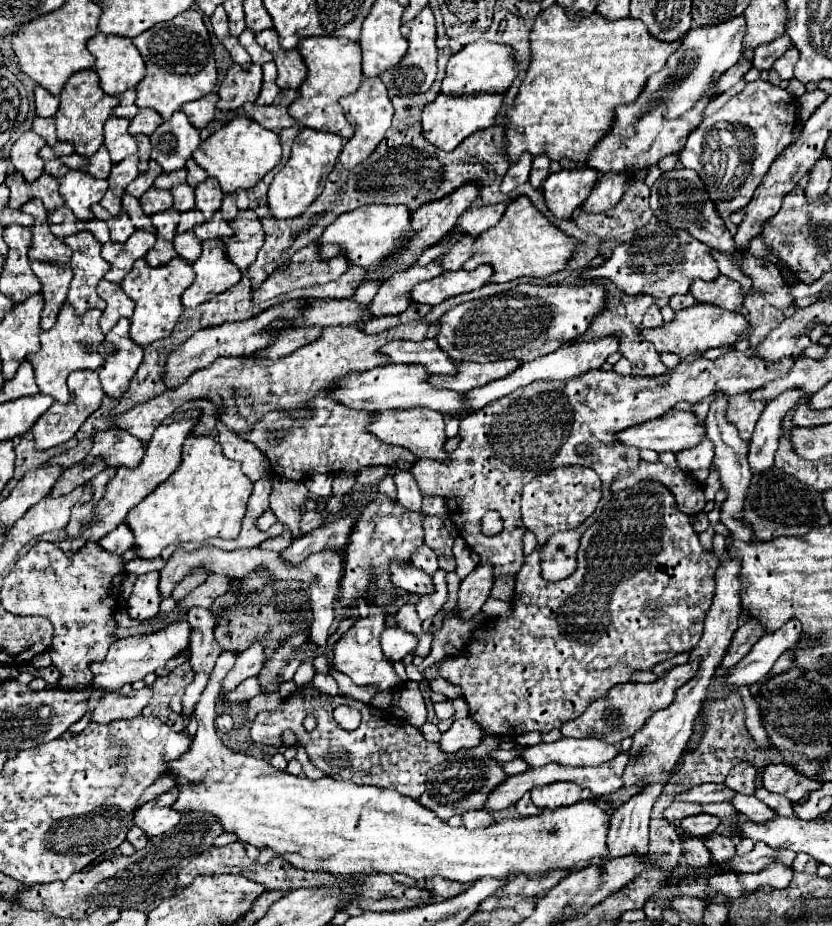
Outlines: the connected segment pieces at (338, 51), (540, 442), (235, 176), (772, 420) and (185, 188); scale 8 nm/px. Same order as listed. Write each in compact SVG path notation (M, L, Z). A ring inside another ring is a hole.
M306 38L298 44L298 52L302 54L308 76L304 84L300 86L300 96L290 104L290 116L300 122L306 128L332 132L342 138L350 138L354 134L354 128L346 120L338 100L342 96L354 94L362 84L362 68L360 68L360 46L356 42L350 42L346 38Z
M748 348L746 352L726 352L716 360L706 360L702 356L688 356L684 358L674 370L662 376L620 376L614 370L592 370L584 372L582 376L574 376L574 380L550 380L550 382L534 382L526 388L520 388L518 392L512 392L508 396L502 396L494 402L490 402L486 408L464 416L460 420L460 446L452 452L454 460L452 464L444 466L438 462L430 462L424 458L418 458L412 464L412 474L416 478L416 484L424 496L440 496L444 498L450 518L456 524L458 534L466 540L466 544L480 556L480 562L490 562L494 570L494 578L510 576L514 578L522 566L524 566L524 552L522 552L522 536L526 532L526 526L520 516L520 492L526 482L530 482L534 476L556 468L564 464L584 464L590 466L602 480L602 500L598 504L598 512L610 502L612 498L612 482L616 480L616 474L620 472L632 472L640 464L640 450L634 446L626 446L618 442L618 432L658 418L666 414L676 402L686 400L692 404L698 404L700 400L708 398L712 392L746 392L766 386L766 382L772 382L776 378L784 378L790 368L794 366L792 358L782 358L780 362L768 362L756 356L754 348ZM488 510L498 510L504 522L502 532L494 536L482 534L482 516Z
M244 116L230 120L222 130L214 132L208 140L204 140L192 154L198 166L206 170L210 178L216 178L220 182L224 194L232 194L236 190L248 190L254 184L258 184L258 180L262 180L276 164L280 164L280 156L282 146L278 134L262 128L260 124Z
M790 388L766 404L750 440L748 462L754 474L762 474L770 470L770 466L774 464L774 452L782 434L784 416L790 412L792 406L796 406L802 400L802 396L802 388Z
M188 184L174 186L172 196L174 196L174 210L186 212L194 208L194 188L190 188Z

